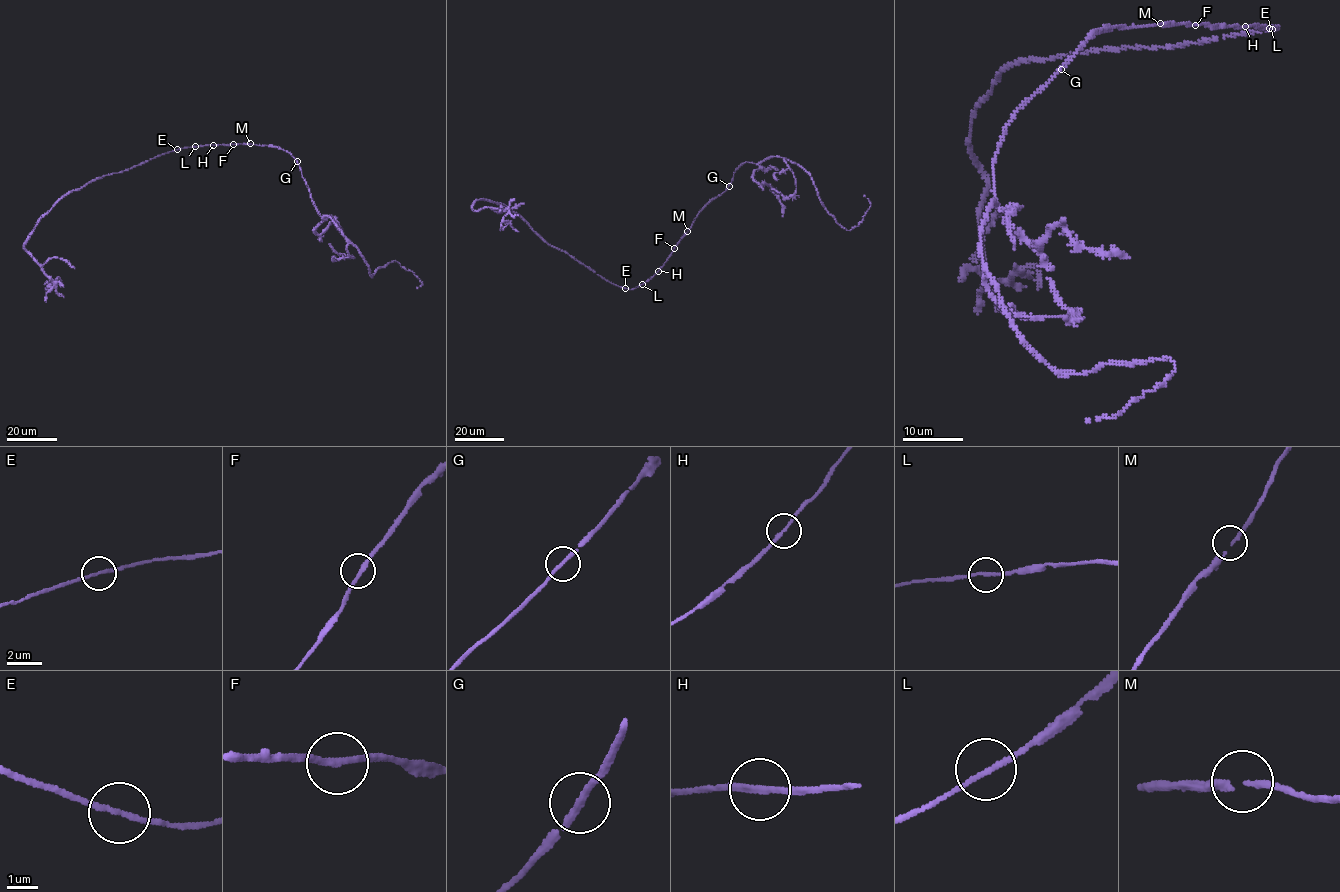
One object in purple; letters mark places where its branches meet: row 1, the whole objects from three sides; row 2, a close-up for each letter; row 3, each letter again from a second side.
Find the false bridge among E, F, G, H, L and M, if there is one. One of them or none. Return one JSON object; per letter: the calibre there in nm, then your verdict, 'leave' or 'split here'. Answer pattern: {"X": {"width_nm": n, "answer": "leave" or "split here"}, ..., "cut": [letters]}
{"E": {"width_nm": 150, "answer": "leave"}, "F": {"width_nm": 190, "answer": "leave"}, "G": {"width_nm": 200, "answer": "leave"}, "H": {"width_nm": 170, "answer": "leave"}, "L": {"width_nm": 160, "answer": "leave"}, "M": {"width_nm": 160, "answer": "leave"}, "cut": []}

